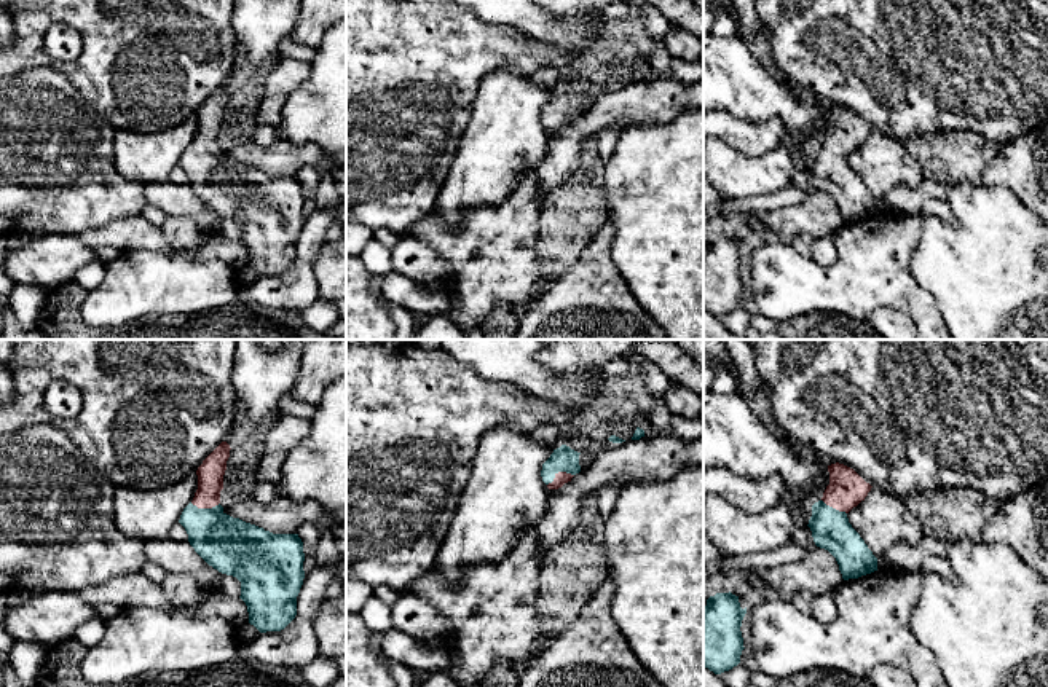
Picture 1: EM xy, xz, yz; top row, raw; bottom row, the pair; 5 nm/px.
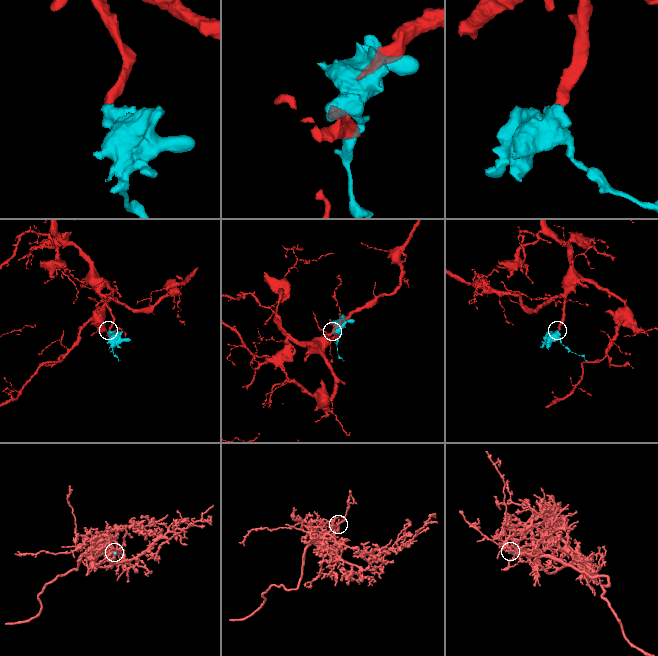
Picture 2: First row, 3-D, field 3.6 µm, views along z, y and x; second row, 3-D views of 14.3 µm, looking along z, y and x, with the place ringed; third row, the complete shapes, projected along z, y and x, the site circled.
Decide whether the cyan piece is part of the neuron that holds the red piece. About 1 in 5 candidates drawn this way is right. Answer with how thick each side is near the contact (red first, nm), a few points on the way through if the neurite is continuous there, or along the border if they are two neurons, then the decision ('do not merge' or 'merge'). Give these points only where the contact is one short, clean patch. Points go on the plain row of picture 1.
70/130 nm | across xz (560, 121), (559, 115), (563, 102) | merge

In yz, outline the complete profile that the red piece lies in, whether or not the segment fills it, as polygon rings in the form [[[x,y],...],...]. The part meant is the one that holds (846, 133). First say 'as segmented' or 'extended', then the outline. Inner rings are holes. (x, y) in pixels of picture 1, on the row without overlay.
extended | [[[844,107],[828,108],[829,128],[812,148],[809,171],[817,190],[828,193],[837,204],[844,223],[877,214],[877,201],[849,166],[847,156],[857,150],[871,128]]]

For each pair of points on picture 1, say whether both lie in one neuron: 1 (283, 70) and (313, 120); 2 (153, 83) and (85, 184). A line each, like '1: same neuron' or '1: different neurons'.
1: different neurons
2: different neurons

